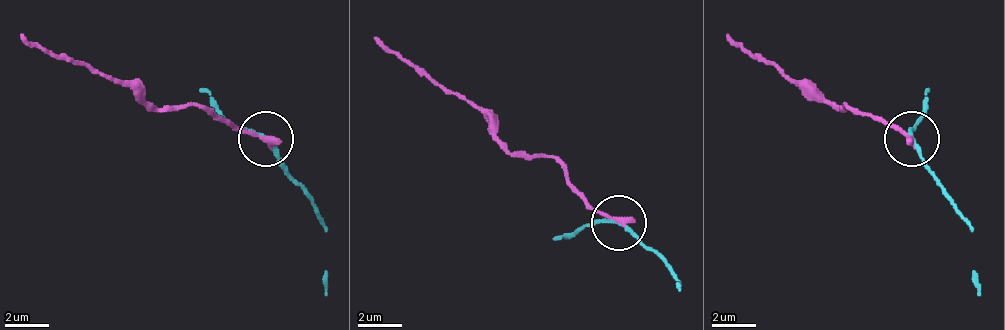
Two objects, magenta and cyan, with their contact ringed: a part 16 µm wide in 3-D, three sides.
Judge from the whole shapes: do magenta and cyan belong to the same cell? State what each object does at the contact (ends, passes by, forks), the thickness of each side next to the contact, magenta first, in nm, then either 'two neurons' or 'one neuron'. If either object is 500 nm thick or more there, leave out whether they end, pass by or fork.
magenta ends | cyan passes by | 320/170 nm | two neurons

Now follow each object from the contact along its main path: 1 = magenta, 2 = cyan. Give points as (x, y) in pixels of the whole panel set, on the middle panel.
1: (617, 221), (551, 155), (507, 149), (474, 105), (375, 39)
2: (617, 221), (678, 281), (678, 292)

